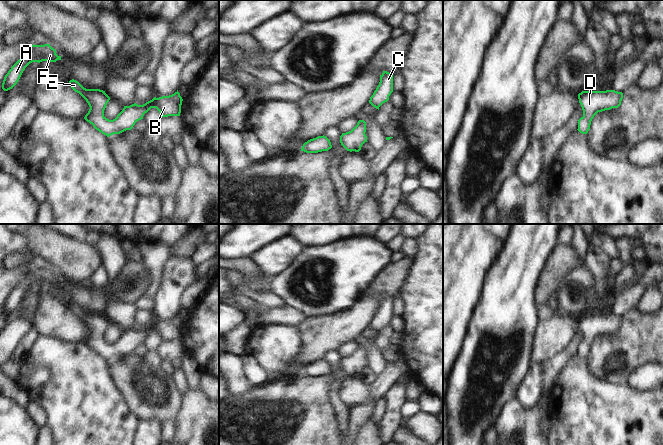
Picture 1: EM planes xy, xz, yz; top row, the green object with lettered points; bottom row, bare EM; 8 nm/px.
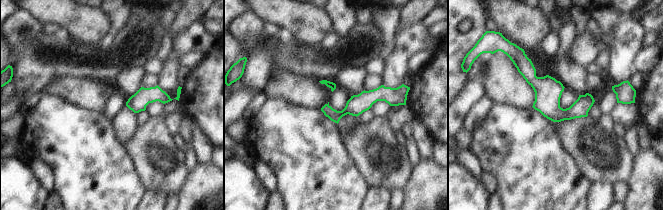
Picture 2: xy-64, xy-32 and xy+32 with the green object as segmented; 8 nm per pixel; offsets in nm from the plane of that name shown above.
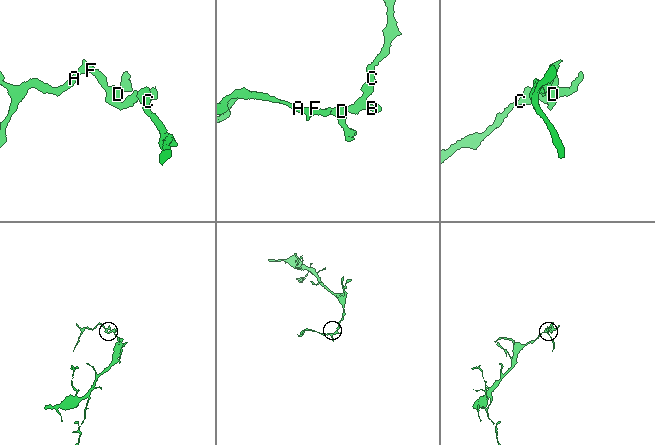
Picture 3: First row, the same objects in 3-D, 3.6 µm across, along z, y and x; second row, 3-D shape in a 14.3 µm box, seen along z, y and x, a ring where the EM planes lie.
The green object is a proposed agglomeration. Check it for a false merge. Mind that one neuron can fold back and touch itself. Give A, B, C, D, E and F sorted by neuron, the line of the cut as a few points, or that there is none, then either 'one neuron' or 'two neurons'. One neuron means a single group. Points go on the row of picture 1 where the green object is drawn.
A B C D E F; no cut; one neuron

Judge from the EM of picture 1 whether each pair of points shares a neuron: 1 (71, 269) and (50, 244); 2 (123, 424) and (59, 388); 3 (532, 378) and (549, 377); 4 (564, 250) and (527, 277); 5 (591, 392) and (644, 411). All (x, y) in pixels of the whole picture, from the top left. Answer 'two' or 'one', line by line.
1: one
2: one
3: two
4: two
5: one

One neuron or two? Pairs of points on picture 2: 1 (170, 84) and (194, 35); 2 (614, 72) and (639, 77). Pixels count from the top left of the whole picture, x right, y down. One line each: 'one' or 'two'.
1: one
2: two

